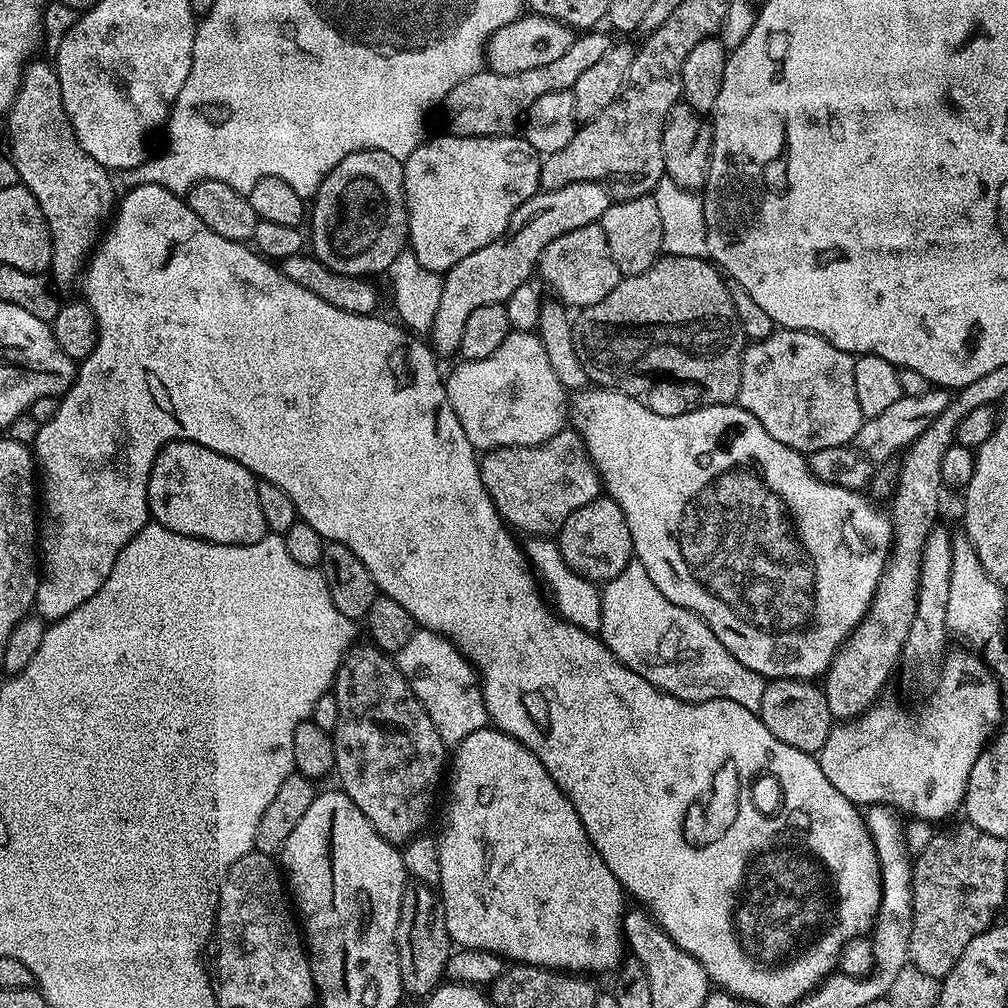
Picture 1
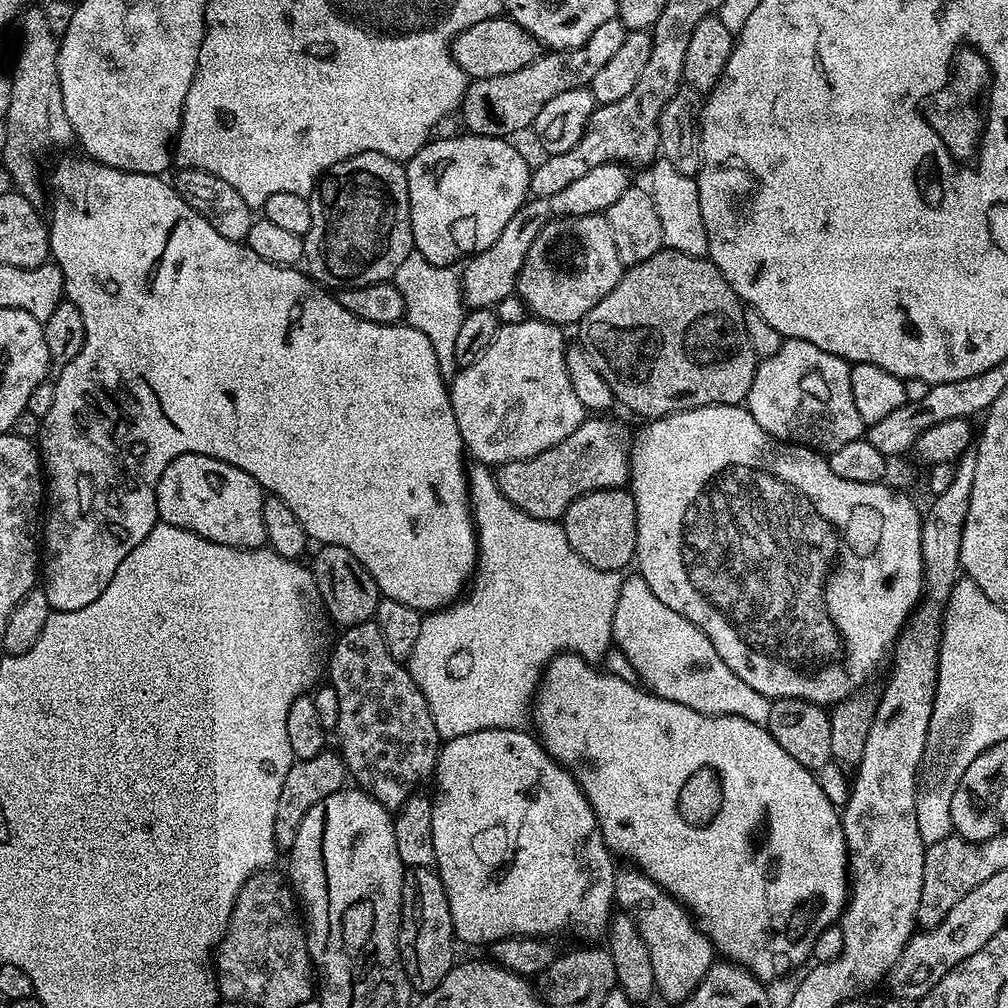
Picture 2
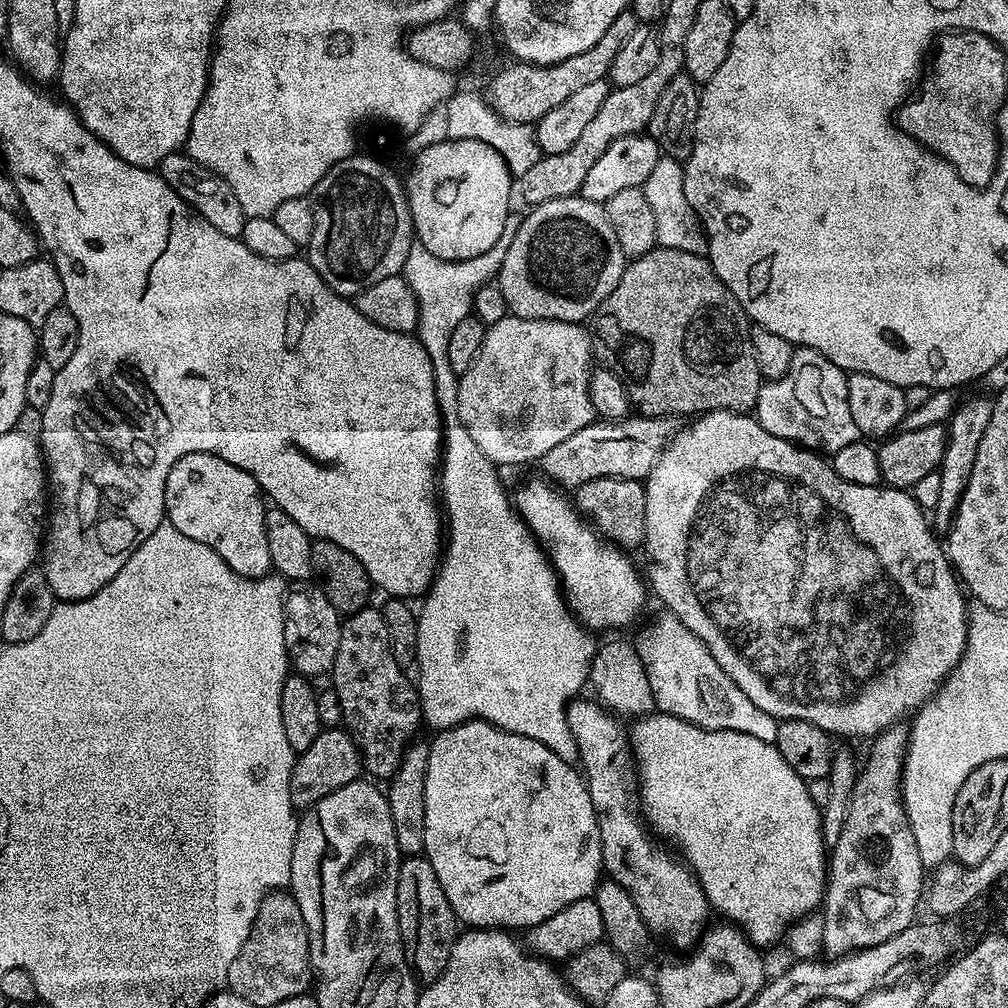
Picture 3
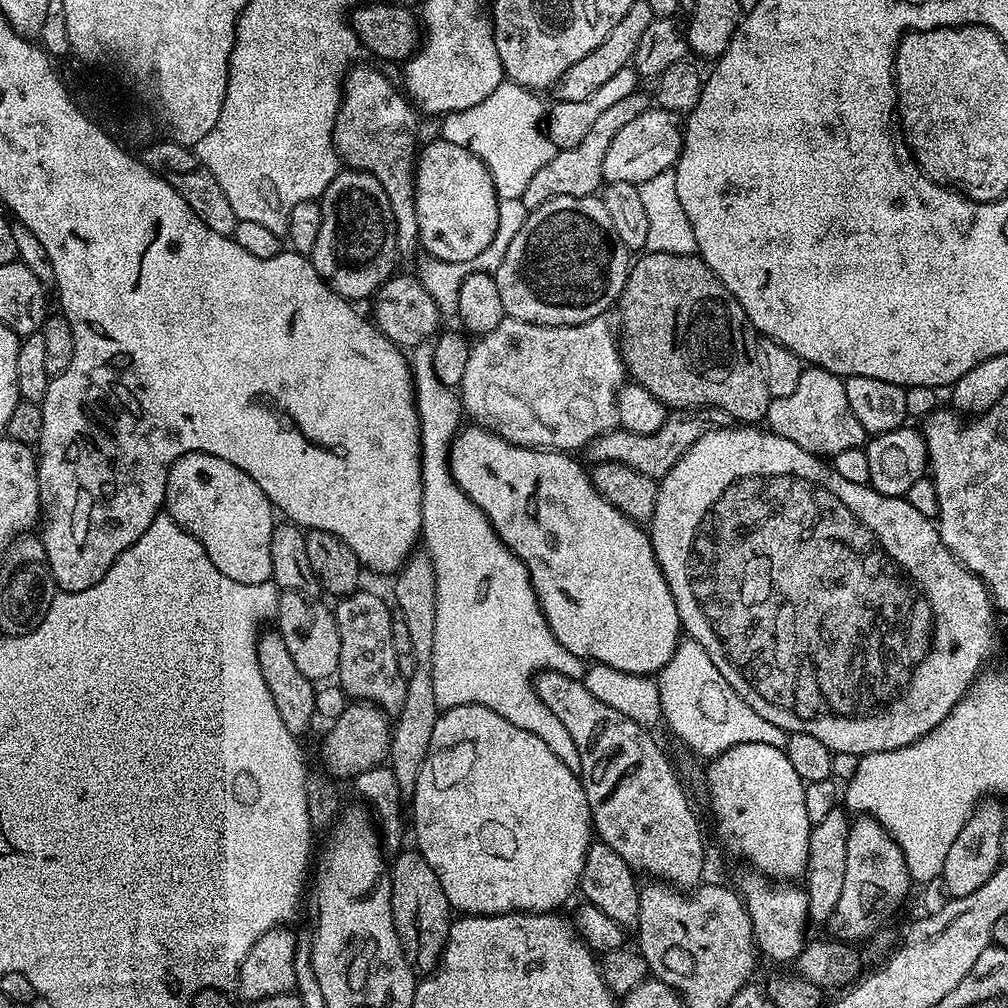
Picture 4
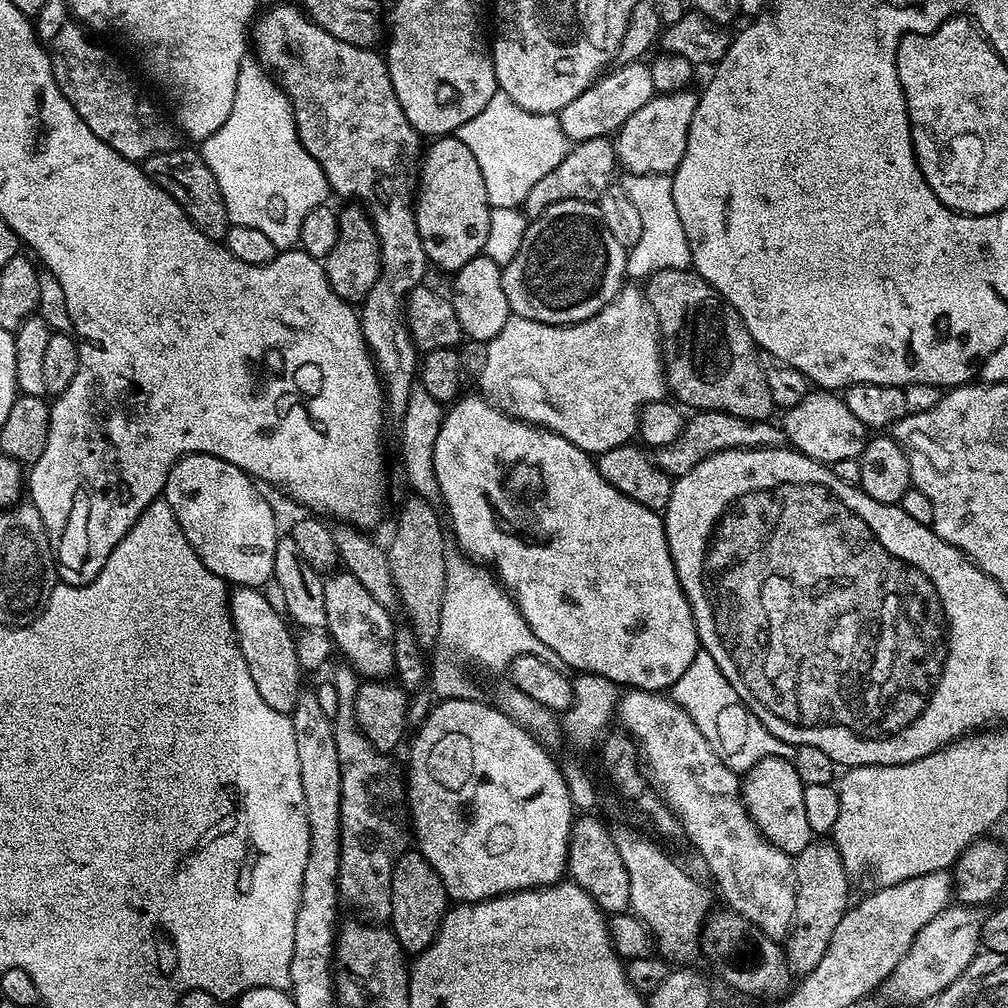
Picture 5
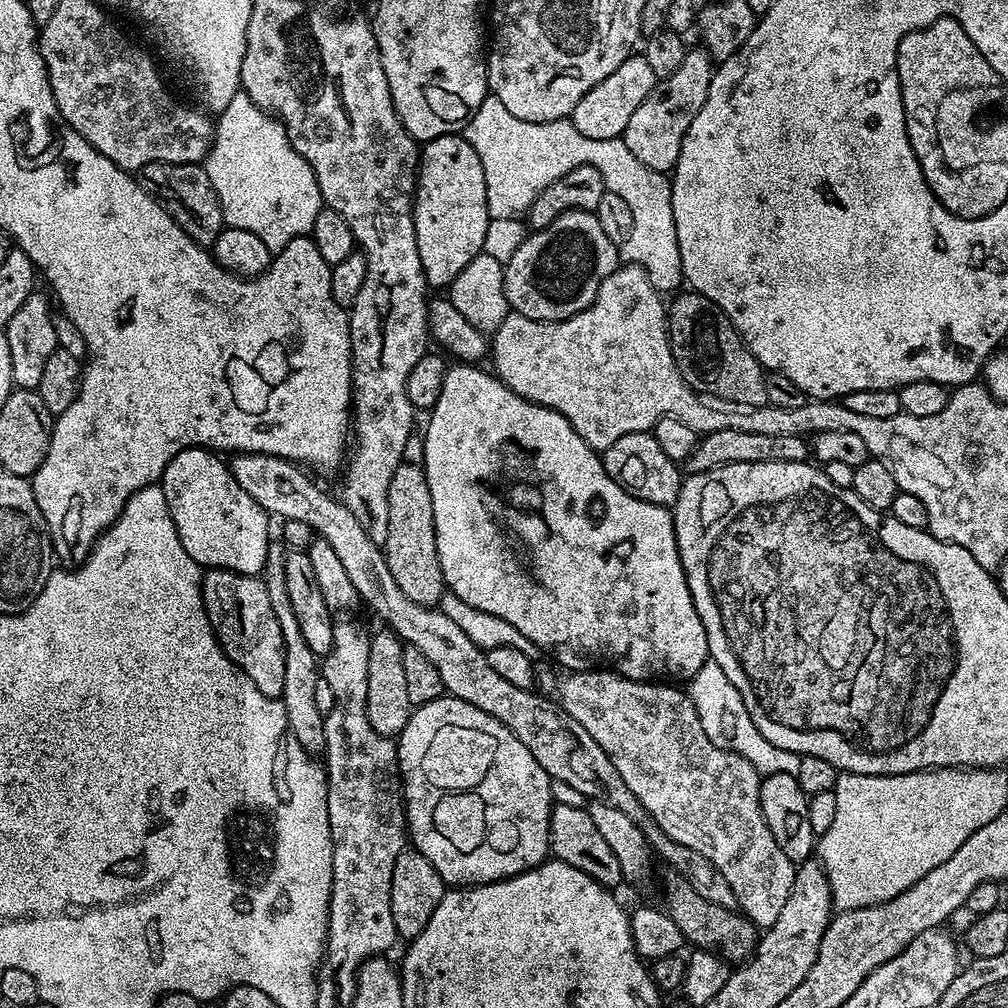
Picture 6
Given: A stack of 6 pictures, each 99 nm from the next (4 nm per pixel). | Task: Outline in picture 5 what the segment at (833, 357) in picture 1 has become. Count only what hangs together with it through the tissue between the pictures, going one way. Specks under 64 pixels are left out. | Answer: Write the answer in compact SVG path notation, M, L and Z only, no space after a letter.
M812 390L798 406L787 409L783 413L782 427L787 443L796 451L820 464L832 465L843 460L855 460L860 457L864 445L870 439L869 429L865 428L854 414L850 414L850 406L846 406L843 395L832 390Z

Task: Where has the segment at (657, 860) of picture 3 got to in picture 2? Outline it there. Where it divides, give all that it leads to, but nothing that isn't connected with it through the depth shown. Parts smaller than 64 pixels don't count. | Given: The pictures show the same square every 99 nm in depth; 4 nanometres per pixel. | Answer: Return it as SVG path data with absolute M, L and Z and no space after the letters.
M635 866L621 867L614 878L616 904L627 910L638 926L650 950L650 962L654 966L654 982L659 995L664 995L672 1003L679 1005L703 982L714 963L712 940L694 919L691 912L675 900L665 888L658 886L645 872Z

